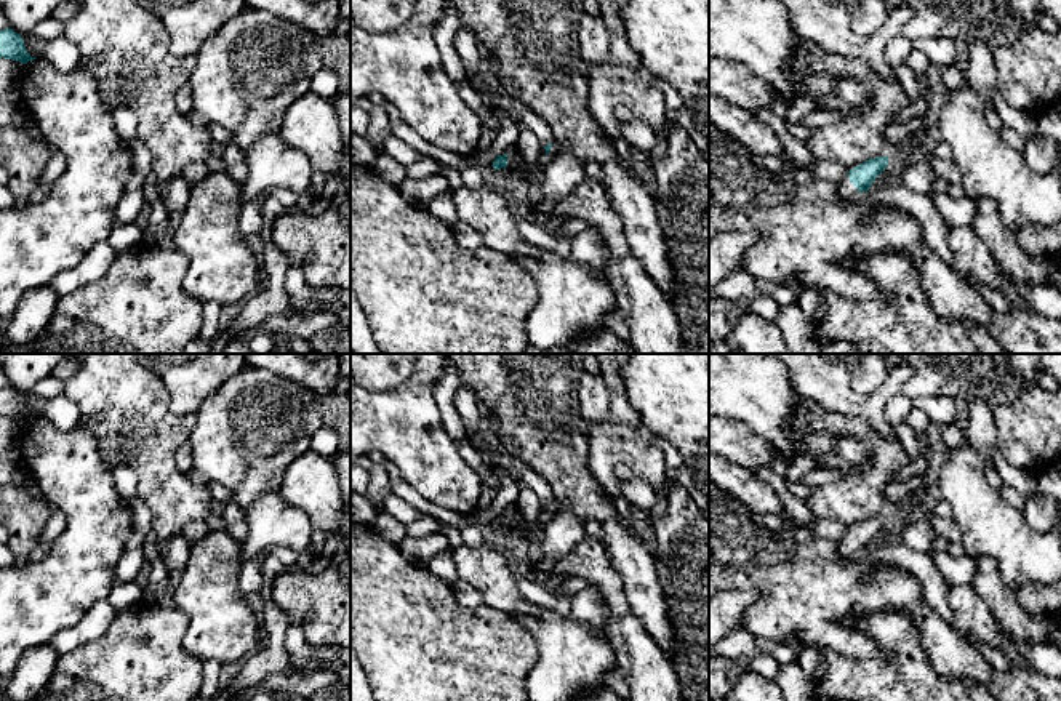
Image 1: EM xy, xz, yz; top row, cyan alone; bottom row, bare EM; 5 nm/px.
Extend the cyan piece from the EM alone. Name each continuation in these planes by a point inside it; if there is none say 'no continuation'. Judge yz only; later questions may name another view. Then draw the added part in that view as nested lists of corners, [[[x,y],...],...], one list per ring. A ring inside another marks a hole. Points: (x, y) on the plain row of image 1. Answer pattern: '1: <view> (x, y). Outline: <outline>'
1: yz (847, 549). Outline: [[[843,536],[839,543],[839,555],[845,560],[856,559],[859,551],[858,547],[850,541],[850,536]]]

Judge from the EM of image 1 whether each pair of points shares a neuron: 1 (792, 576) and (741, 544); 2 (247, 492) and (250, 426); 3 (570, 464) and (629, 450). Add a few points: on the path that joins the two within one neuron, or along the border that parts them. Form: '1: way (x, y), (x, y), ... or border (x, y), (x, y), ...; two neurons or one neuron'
1: way (780, 565), (754, 557); one neuron
2: way (247, 476), (247, 442); one neuron
3: border (581, 423), (588, 442), (588, 471), (605, 493); two neurons

